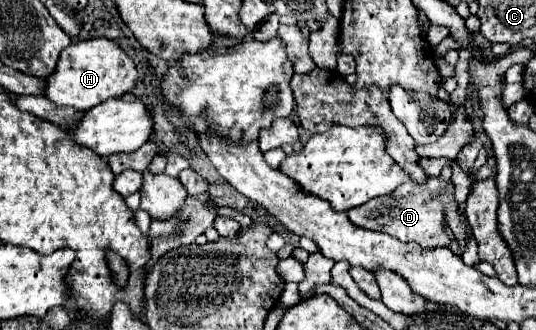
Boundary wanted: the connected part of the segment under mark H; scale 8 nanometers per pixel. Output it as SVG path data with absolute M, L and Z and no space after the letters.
M87 39L71 43L57 63L57 71L47 79L45 97L57 105L67 105L79 111L89 111L95 105L129 93L137 83L133 59L111 39Z

